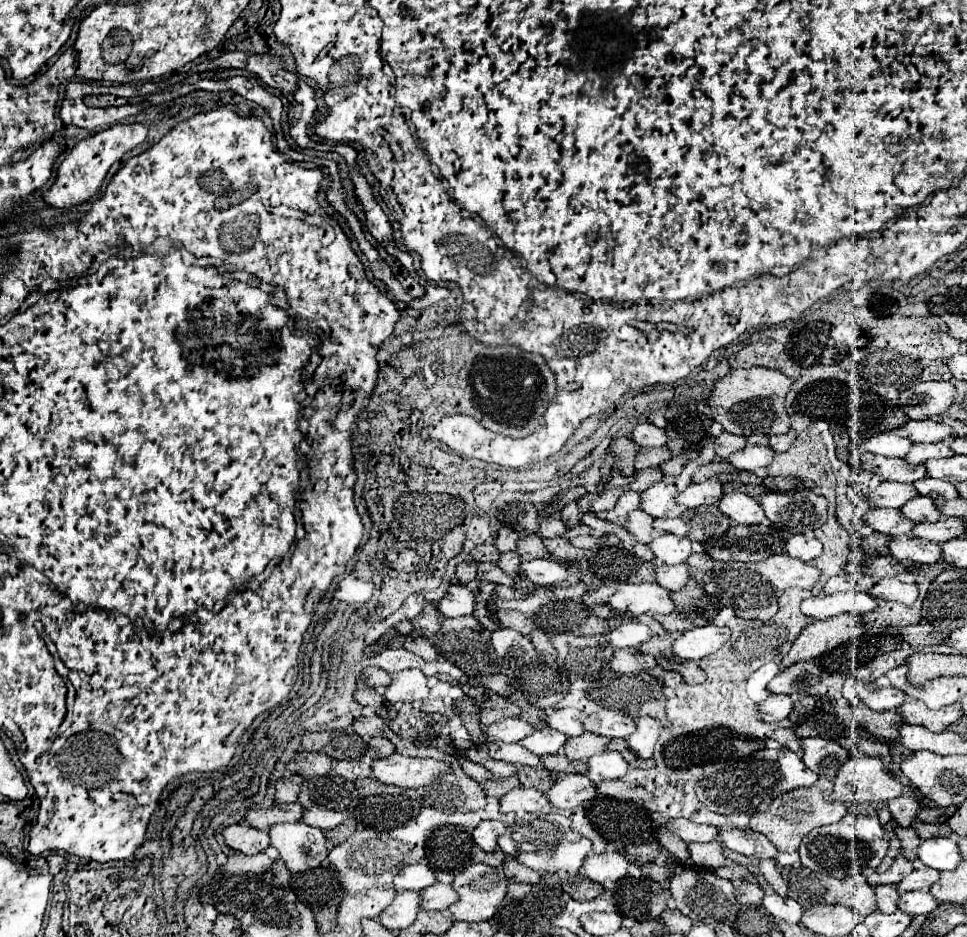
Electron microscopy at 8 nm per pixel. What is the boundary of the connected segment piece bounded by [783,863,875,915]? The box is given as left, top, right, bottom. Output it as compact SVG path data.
M799 863L791 865L791 867L783 867L783 879L787 883L787 895L795 901L799 901L803 907L807 905L815 905L815 903L839 903L839 905L847 905L851 909L855 909L859 915L869 915L875 911L875 891L873 887L865 881L865 875L851 875L851 877L843 877L843 879L835 879L823 873L815 873L811 869L801 867Z

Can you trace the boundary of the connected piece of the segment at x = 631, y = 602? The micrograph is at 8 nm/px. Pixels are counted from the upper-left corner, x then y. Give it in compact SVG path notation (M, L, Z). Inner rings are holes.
M625 583L613 593L609 603L615 611L629 615L655 615L675 611L669 591L657 583Z

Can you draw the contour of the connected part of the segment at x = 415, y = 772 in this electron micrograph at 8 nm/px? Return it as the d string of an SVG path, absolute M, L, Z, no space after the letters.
M393 753L385 759L375 759L371 765L373 777L385 785L397 785L403 789L421 789L433 781L433 777L443 775L449 769L447 763L435 759L415 759Z

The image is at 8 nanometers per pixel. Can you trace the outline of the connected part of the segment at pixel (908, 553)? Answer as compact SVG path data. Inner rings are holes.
M895 537L887 543L891 557L897 561L913 561L913 563L937 563L939 561L939 545L923 539L901 539Z

